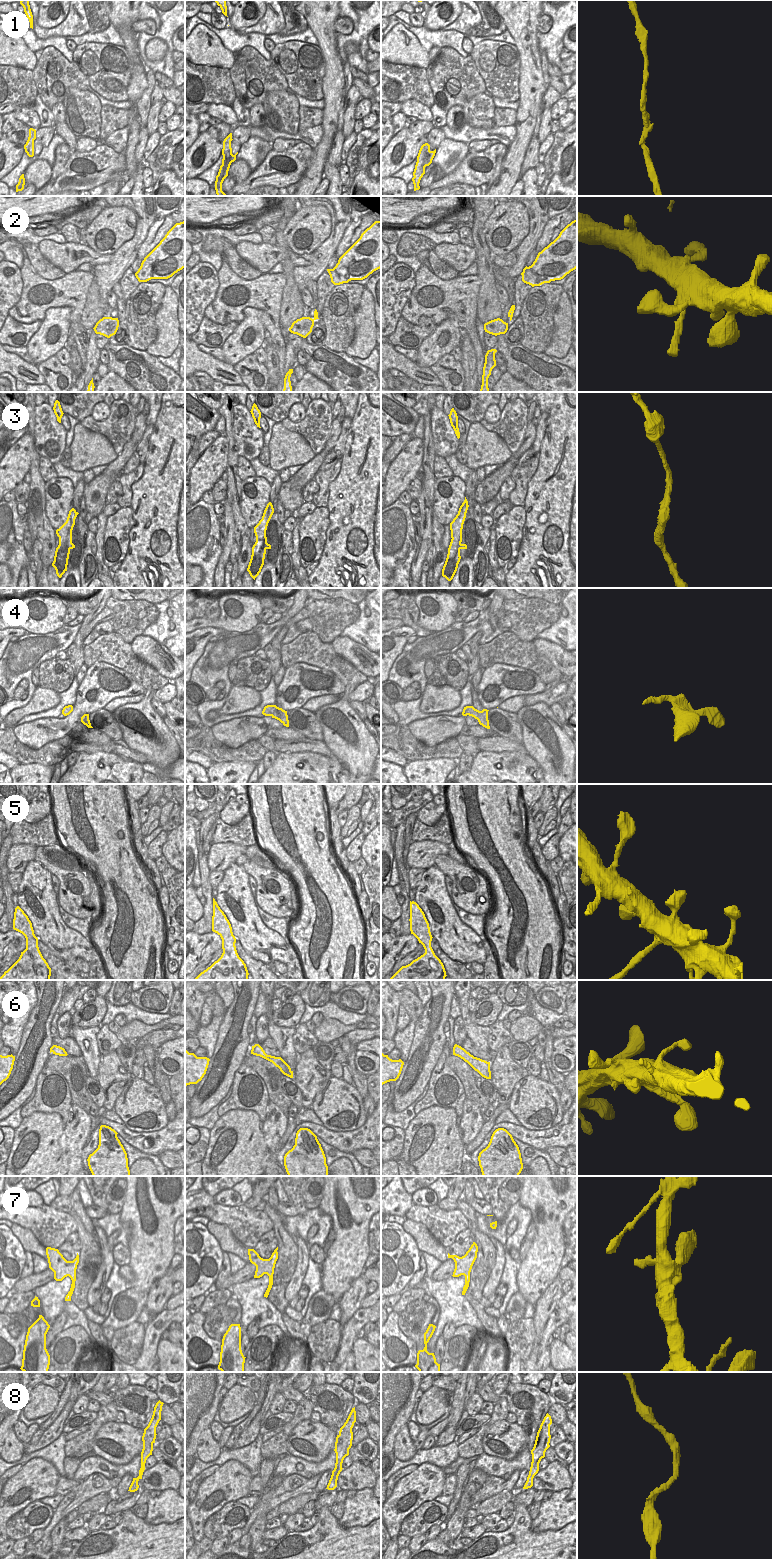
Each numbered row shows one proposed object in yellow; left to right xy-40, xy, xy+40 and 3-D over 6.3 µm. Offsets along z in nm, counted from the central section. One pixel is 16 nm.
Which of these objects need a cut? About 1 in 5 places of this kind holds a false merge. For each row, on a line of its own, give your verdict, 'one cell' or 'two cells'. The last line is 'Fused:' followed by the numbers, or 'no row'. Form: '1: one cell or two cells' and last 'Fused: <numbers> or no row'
1: one cell
2: one cell
3: one cell
4: two cells
5: one cell
6: one cell
7: one cell
8: one cell
Fused: 4

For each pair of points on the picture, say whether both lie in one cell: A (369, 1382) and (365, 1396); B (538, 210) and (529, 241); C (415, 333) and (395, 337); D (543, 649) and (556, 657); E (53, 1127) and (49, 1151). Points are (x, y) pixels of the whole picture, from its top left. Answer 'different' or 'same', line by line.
A: same
B: same
C: same
D: same
E: same

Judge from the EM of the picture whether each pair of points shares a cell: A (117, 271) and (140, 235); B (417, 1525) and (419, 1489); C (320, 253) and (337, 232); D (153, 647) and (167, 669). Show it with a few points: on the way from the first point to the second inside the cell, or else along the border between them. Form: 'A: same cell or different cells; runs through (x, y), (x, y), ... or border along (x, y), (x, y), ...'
A: same cell; runs through (121, 262), (134, 244)
B: different cells; border along (433, 1499), (423, 1502), (400, 1523)
C: same cell; runs through (325, 248), (335, 237)
D: same cell; runs through (154, 652), (166, 664)

